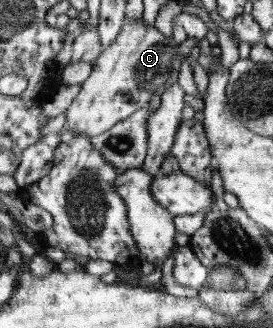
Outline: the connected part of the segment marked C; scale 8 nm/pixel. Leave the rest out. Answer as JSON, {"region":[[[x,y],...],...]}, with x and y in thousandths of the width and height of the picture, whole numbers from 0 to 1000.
{"region":[[[520,52],[505,64],[454,55],[447,91],[337,195],[337,220],[242,335],[238,412],[308,409],[333,424],[462,366],[498,335],[549,317],[564,293],[590,293],[630,256],[667,244],[678,174],[637,110],[601,110],[568,73],[538,76]]]}

